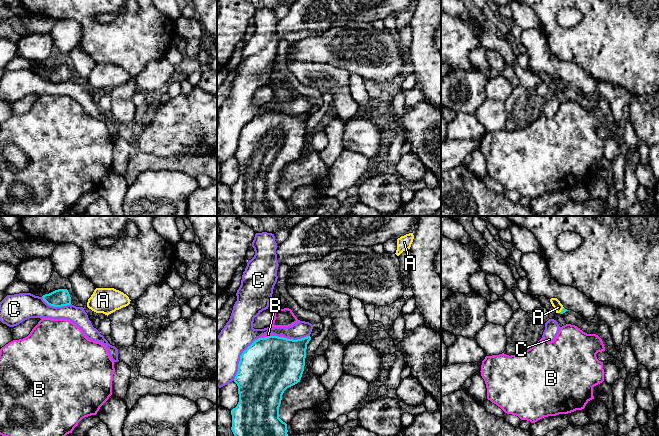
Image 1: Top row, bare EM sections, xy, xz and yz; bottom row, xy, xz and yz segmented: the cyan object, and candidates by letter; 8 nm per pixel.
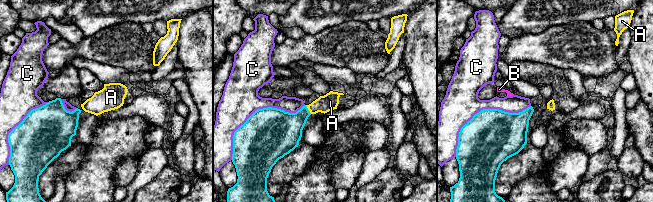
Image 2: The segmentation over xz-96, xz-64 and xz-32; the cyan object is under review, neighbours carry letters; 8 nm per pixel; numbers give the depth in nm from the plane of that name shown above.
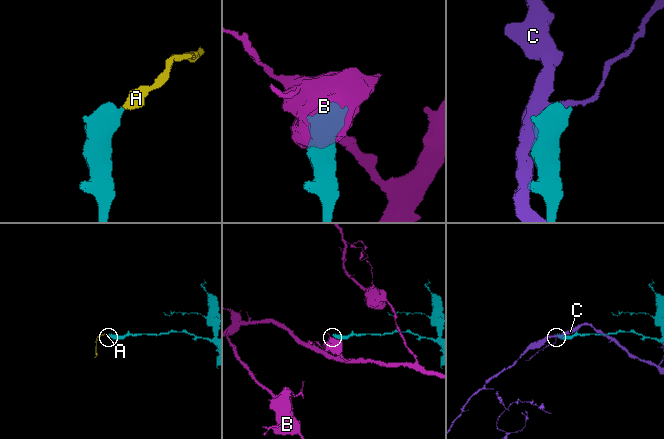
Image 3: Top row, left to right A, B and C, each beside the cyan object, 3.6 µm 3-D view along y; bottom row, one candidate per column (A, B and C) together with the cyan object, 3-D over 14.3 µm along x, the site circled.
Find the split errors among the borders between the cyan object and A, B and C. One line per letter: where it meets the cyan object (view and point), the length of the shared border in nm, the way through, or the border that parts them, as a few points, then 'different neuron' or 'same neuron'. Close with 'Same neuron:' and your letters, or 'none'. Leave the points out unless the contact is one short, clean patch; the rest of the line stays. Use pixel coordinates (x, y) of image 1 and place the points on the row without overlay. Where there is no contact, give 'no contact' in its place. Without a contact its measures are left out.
A: meets cyan in yz at (562, 86); contact 60 nm long; runs through yz (564, 86), (562, 86), (558, 83); same neuron
B: meets cyan in xz at (266, 113); contact 150 nm long; different neuron
C: meets cyan in xz at (240, 135); contact 400 nm long; different neuron
Same neuron: A

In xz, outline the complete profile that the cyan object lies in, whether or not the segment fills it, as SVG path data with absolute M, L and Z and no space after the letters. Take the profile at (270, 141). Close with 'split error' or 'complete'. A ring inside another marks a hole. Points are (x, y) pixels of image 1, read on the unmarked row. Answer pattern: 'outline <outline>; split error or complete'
outline M268 112L255 116L240 132L234 158L238 162L239 178L231 186L231 206L236 216L287 216L287 200L279 194L279 183L284 167L300 158L310 112L293 116L278 112Z; complete

